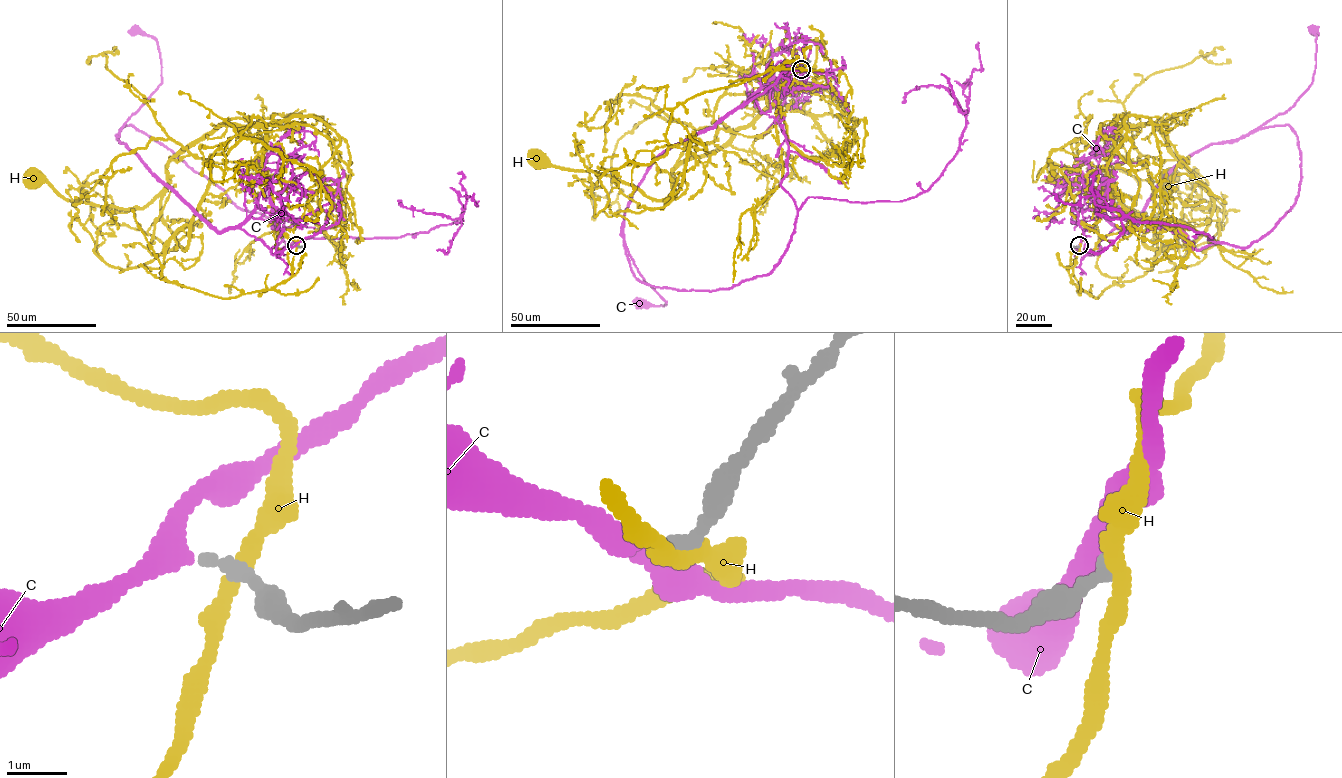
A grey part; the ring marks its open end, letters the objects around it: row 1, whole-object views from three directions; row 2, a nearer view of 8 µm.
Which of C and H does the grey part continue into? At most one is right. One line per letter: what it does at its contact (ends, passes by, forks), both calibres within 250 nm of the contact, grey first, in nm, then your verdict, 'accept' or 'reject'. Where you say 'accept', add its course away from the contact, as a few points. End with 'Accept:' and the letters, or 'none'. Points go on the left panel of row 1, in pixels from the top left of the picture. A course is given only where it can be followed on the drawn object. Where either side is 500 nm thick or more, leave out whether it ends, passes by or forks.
C: it passes by | 240/380 nm | accept | via (296, 245), (272, 254), (240, 228), (218, 231), (119, 141), (119, 131), (162, 81), (157, 42), (134, 30)
H: it passes by | 300/300 nm | reject
Accept: C

